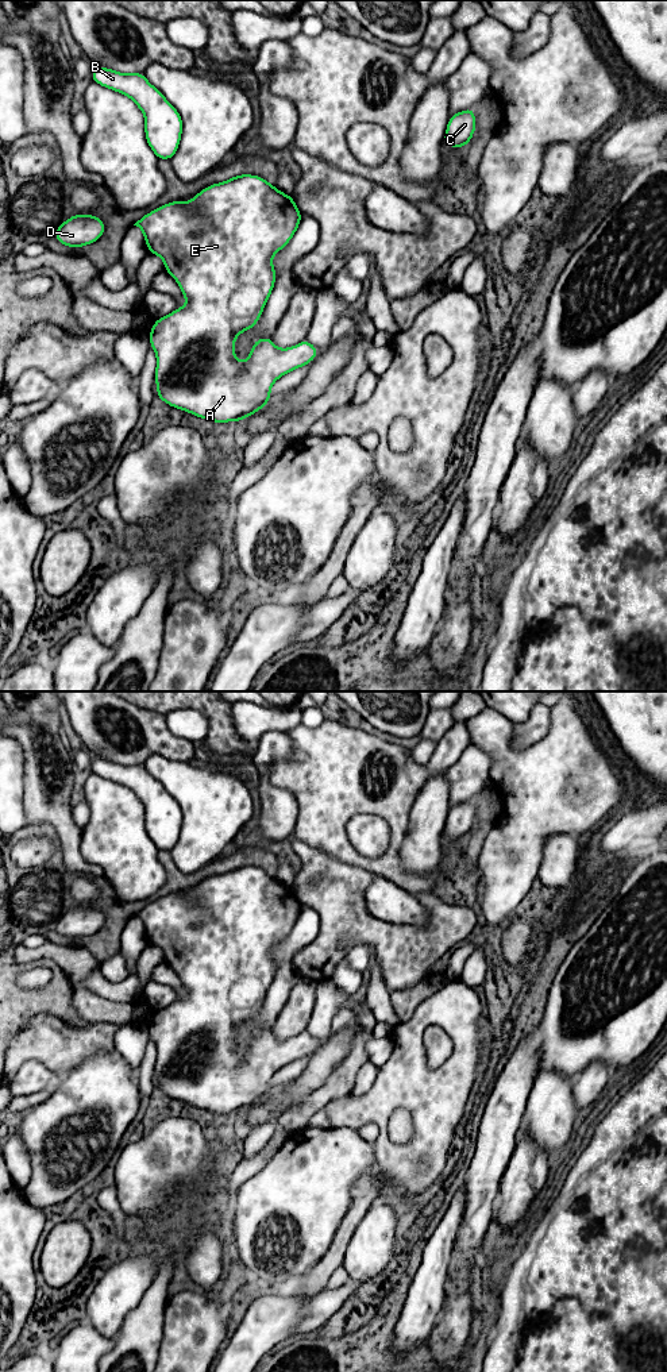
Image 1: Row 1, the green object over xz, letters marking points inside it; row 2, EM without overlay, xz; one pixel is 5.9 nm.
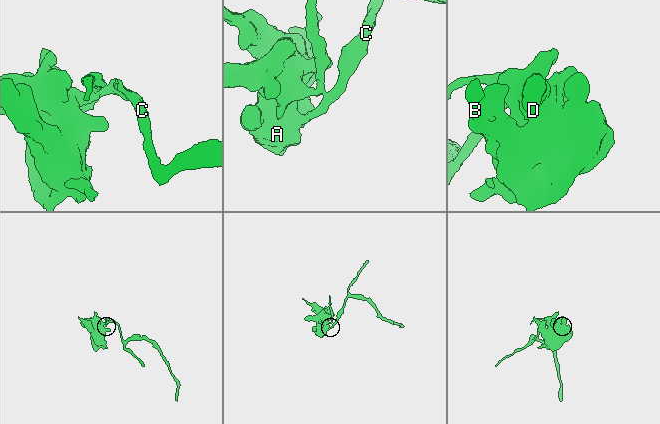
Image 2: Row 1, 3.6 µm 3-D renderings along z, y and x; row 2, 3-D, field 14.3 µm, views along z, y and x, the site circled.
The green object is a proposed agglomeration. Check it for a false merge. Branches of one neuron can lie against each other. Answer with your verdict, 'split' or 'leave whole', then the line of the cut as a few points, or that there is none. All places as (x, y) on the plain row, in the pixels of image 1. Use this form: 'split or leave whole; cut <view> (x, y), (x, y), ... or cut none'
leave whole; cut none

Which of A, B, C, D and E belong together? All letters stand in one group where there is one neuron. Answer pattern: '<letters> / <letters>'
A B C D E

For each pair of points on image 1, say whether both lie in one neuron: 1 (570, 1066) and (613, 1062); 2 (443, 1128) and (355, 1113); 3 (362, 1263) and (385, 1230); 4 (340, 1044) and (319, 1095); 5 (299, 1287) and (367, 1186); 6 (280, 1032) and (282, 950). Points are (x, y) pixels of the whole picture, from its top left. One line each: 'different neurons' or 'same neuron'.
1: same neuron
2: same neuron
3: same neuron
4: different neurons
5: same neuron
6: different neurons

